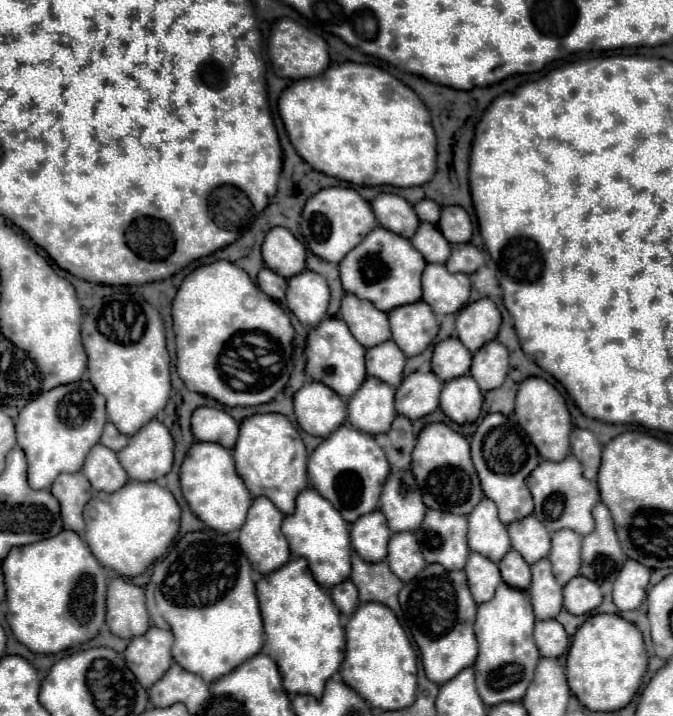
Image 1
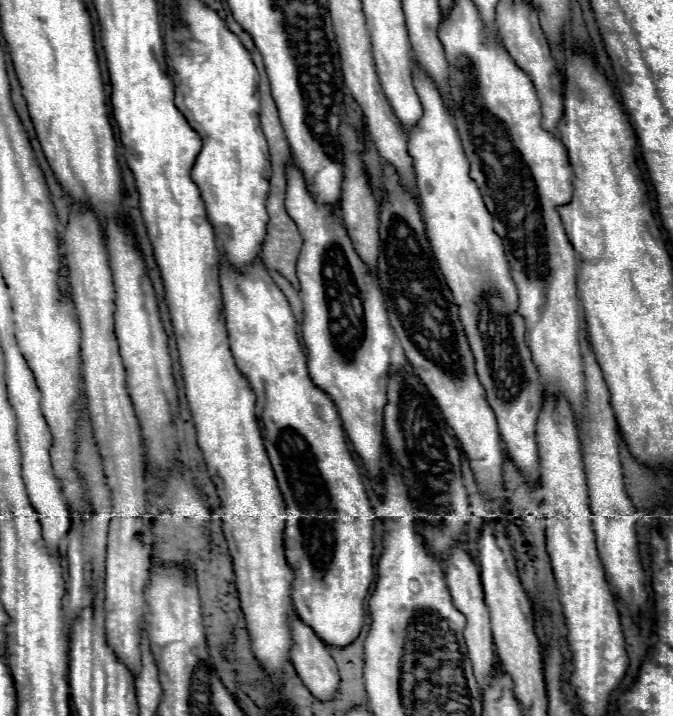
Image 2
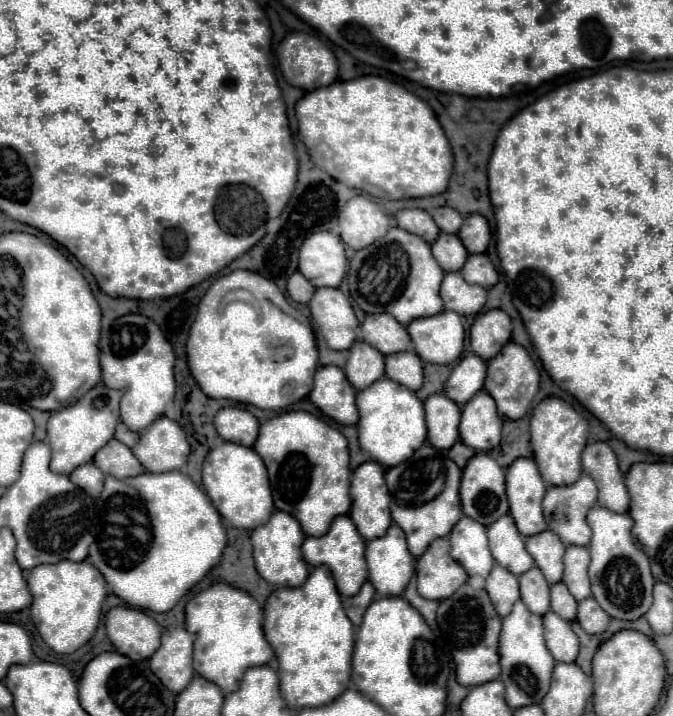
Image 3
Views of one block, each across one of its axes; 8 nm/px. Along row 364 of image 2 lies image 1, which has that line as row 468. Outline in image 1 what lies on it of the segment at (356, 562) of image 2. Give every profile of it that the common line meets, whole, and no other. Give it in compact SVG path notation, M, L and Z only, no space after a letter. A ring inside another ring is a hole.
M254 414L240 426L240 438L234 446L236 470L254 496L270 498L286 516L296 508L296 494L308 486L308 452L298 430L282 414Z

